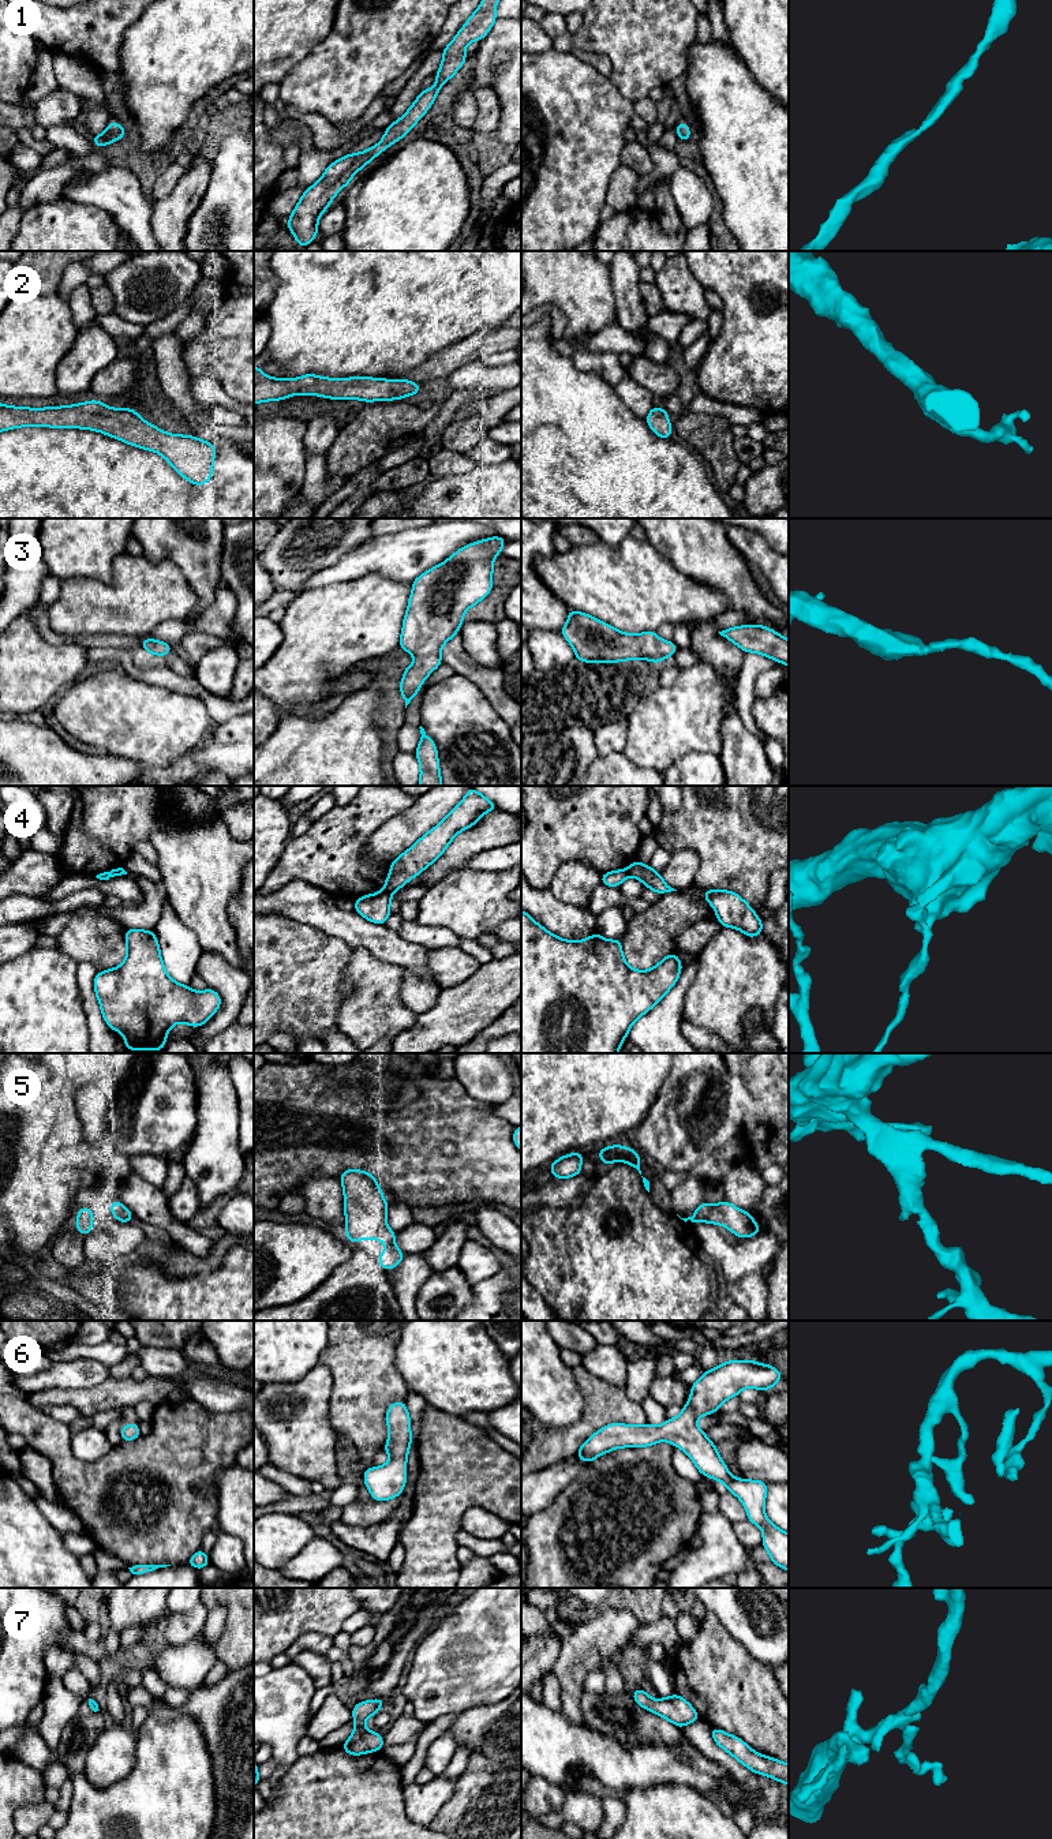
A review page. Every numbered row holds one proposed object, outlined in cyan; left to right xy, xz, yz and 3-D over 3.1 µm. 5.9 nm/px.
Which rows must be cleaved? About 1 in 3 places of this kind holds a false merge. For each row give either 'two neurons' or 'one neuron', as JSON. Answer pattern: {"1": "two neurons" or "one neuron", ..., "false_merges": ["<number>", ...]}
{"1": "one neuron", "2": "one neuron", "3": "one neuron", "4": "two neurons", "5": "one neuron", "6": "one neuron", "7": "one neuron", "false_merges": ["4"]}

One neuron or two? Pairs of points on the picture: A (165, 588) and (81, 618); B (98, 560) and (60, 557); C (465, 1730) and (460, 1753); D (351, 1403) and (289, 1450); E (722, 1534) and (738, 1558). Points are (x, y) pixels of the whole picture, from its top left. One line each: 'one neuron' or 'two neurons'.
A: one neuron
B: one neuron
C: two neurons
D: two neurons
E: one neuron

